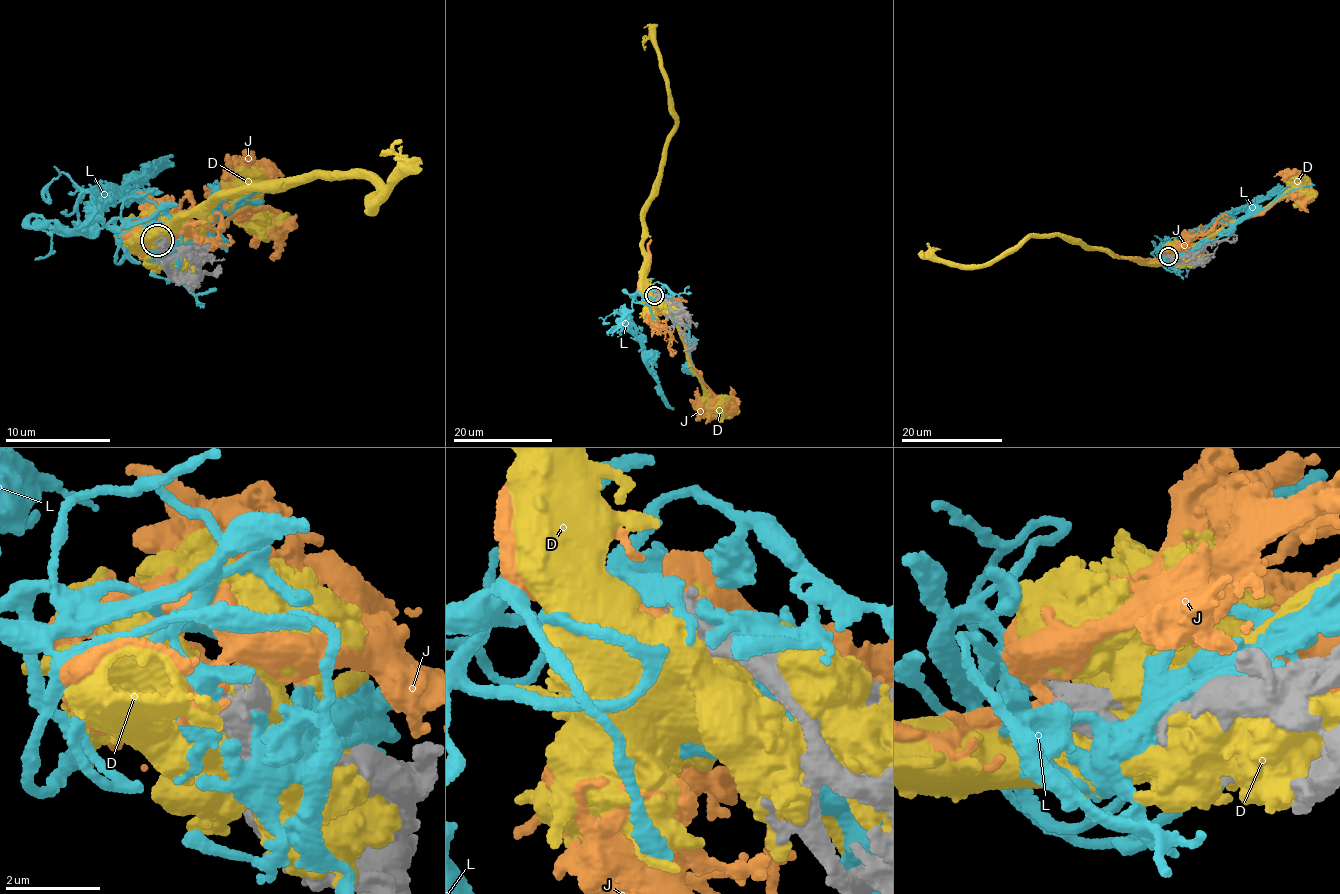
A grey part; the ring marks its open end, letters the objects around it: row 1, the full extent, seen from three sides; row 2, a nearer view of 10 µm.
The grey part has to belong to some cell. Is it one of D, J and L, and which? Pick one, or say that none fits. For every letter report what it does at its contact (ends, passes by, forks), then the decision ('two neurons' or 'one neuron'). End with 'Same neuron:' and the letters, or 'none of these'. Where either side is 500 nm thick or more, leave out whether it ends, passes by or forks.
D: two neurons
J: one neuron
L: it passes by; two neurons
Same neuron: J

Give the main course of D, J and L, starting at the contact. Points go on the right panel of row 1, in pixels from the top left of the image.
D: (1173, 255), (1150, 260), (1087, 248), (1050, 234), (1030, 234), (980, 265), (939, 258), (932, 249), (941, 250)
J: (1168, 257), (1217, 222), (1227, 225), (1260, 214), (1285, 197), (1291, 173), (1280, 180)
L: (1176, 259), (1171, 265), (1158, 248), (1159, 253), (1170, 259), (1184, 241), (1234, 209), (1250, 208), (1283, 185)

